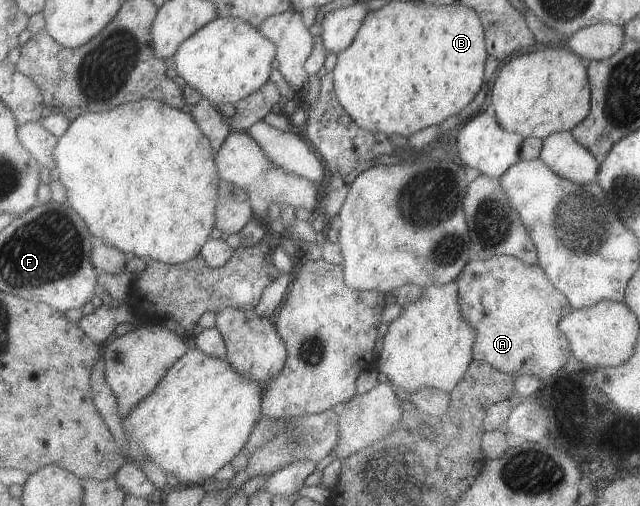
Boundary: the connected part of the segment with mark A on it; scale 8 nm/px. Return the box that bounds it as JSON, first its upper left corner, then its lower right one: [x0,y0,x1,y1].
[457,255,574,379]

